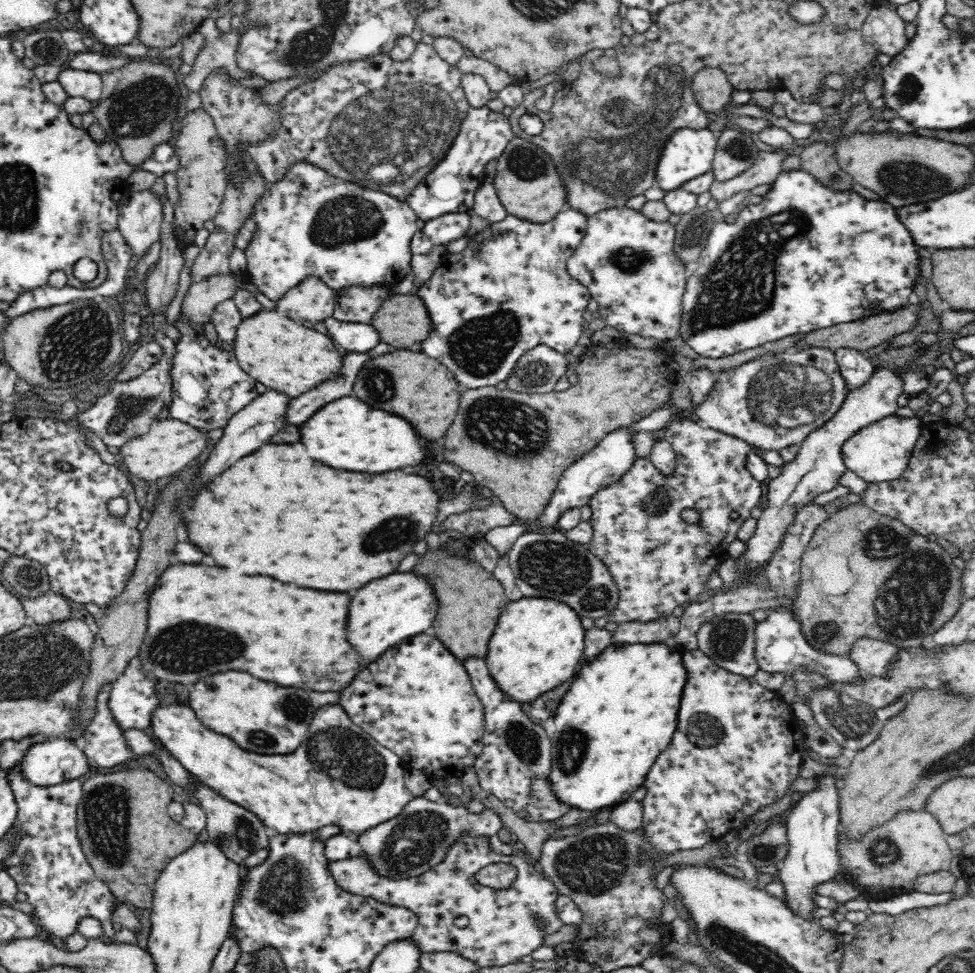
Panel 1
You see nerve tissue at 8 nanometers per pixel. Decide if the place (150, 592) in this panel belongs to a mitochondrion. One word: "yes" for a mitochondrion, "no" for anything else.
no

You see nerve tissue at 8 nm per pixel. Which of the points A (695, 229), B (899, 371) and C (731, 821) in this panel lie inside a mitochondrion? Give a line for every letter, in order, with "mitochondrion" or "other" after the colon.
A: mitochondrion
B: other
C: other

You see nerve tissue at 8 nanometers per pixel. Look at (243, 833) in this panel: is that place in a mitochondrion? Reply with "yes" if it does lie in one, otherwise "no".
yes

